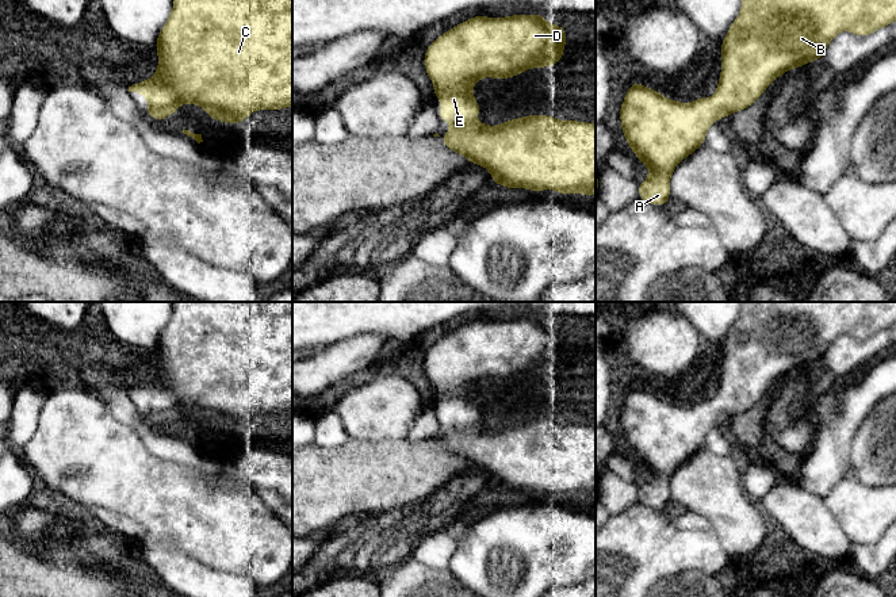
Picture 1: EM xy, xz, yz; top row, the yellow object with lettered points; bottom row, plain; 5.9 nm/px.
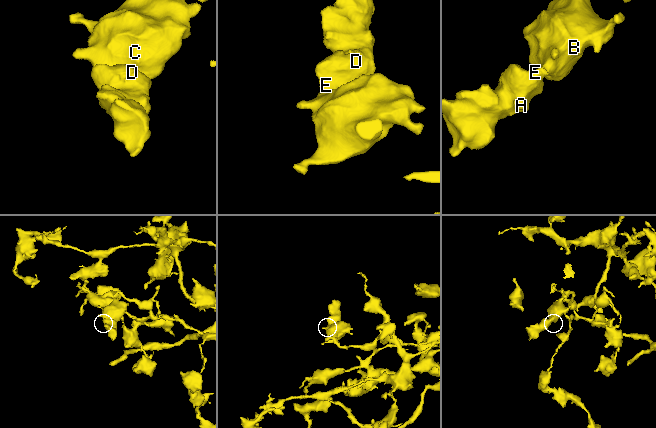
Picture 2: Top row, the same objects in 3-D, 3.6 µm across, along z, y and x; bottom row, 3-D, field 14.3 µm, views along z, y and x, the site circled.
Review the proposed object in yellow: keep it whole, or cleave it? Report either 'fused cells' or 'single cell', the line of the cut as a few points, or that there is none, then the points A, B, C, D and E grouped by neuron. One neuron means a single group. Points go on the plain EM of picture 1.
single cell; no cut; A B C D E

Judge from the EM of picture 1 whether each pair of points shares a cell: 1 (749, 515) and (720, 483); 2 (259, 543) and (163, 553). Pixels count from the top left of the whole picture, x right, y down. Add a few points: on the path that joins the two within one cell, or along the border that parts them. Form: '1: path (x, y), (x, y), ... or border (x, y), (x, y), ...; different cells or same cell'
1: path (741, 506), (726, 492); same cell
2: border (152, 540), (172, 540), (209, 569); different cells

